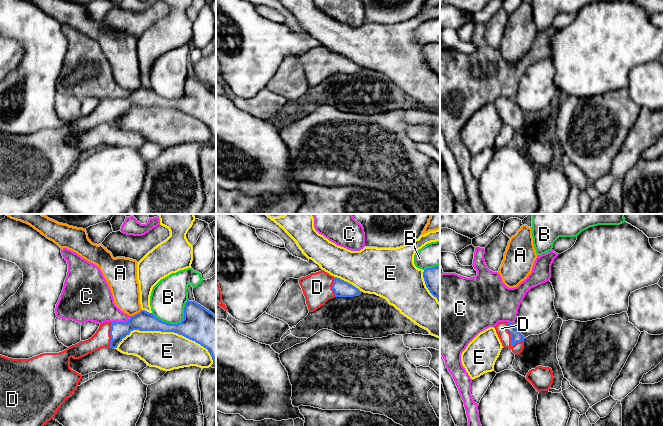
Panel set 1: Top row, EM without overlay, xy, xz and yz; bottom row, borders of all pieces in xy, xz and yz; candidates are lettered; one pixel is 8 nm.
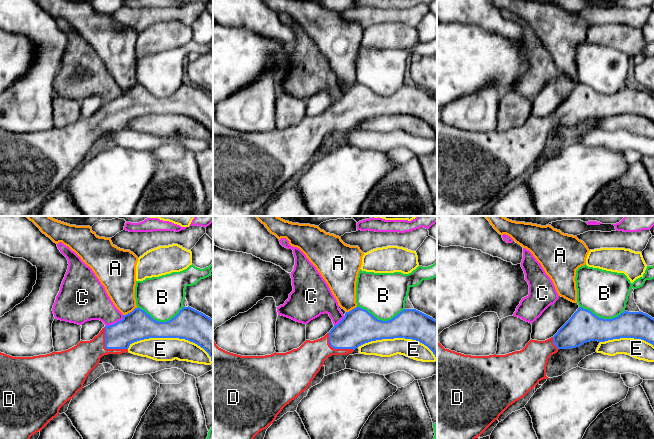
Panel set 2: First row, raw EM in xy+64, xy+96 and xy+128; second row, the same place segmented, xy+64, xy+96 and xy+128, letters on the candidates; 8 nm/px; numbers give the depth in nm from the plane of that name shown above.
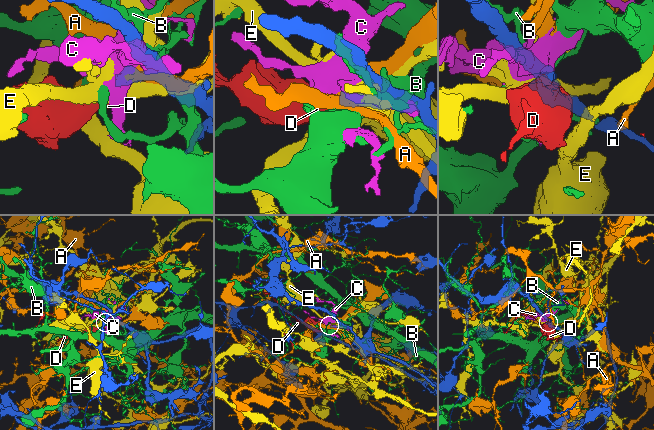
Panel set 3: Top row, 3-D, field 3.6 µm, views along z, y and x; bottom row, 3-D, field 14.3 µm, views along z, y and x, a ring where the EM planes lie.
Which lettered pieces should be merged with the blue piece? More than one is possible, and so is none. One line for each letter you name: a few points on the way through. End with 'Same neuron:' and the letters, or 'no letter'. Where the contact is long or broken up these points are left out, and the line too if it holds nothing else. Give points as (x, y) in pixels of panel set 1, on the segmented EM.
D: runs through yz (516, 336), (511, 339), (501, 328)
Same neuron: D

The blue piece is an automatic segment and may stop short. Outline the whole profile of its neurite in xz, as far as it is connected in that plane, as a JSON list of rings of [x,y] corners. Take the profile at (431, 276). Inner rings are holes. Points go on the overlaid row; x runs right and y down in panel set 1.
[[[440,266],[426,268],[423,272],[426,287],[440,303]]]

